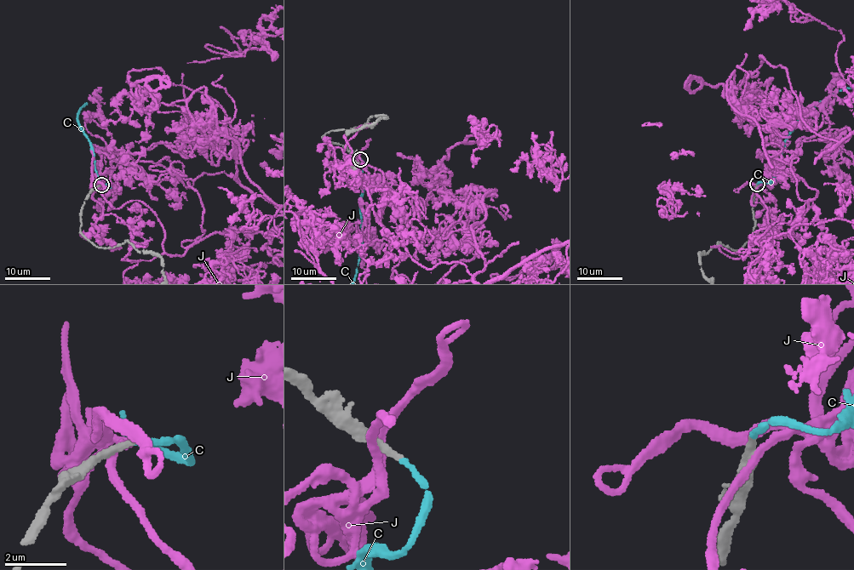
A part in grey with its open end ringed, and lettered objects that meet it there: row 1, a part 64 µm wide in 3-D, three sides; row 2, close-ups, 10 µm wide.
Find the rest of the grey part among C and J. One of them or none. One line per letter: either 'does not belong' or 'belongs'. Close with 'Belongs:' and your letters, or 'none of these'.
C: belongs
J: does not belong
Belongs: C

